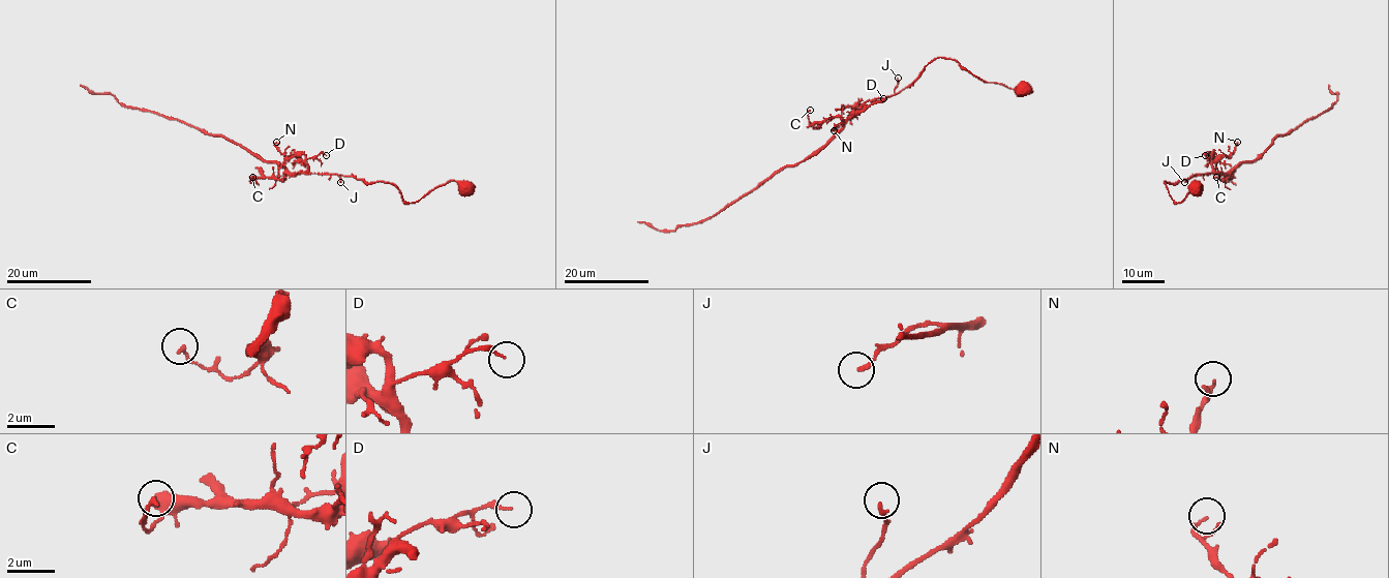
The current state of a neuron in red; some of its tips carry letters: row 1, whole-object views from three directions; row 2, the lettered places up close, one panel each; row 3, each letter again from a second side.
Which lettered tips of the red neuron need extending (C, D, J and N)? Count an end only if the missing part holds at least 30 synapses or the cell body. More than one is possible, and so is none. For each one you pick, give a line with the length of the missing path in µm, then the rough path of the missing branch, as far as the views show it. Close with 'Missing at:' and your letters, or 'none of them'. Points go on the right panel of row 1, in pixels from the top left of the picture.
Missing at: none of them

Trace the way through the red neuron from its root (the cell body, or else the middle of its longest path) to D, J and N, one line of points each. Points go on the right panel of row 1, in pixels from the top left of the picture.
D: (1195, 190), (1196, 181), (1185, 198), (1176, 203), (1164, 182), (1178, 183), (1211, 174), (1213, 165), (1205, 155)
J: (1195, 190), (1196, 181), (1185, 198), (1176, 203), (1164, 182), (1178, 183), (1201, 175), (1196, 174), (1184, 182)
N: (1195, 190), (1196, 181), (1176, 203), (1164, 182), (1211, 174), (1212, 163), (1229, 156), (1237, 142)

